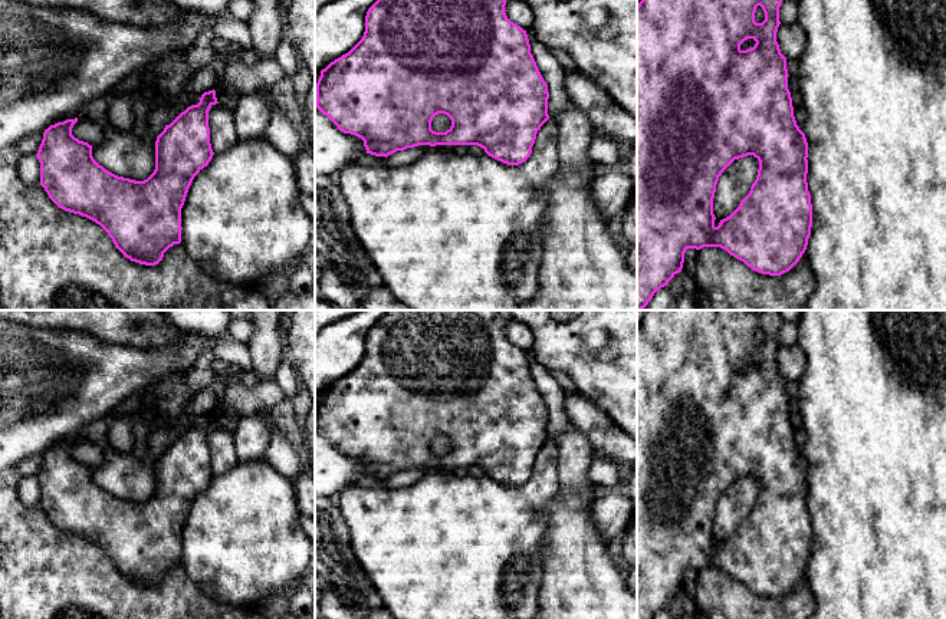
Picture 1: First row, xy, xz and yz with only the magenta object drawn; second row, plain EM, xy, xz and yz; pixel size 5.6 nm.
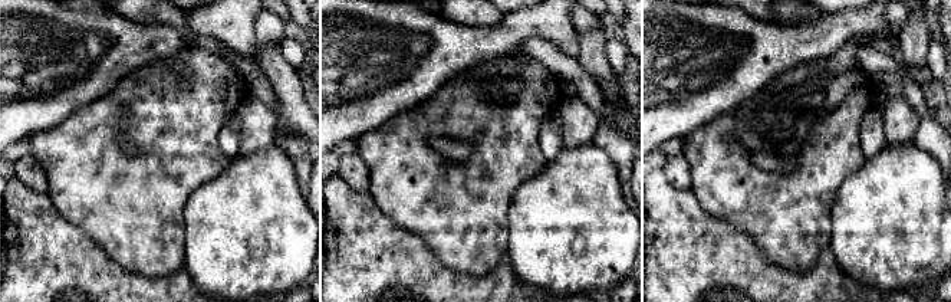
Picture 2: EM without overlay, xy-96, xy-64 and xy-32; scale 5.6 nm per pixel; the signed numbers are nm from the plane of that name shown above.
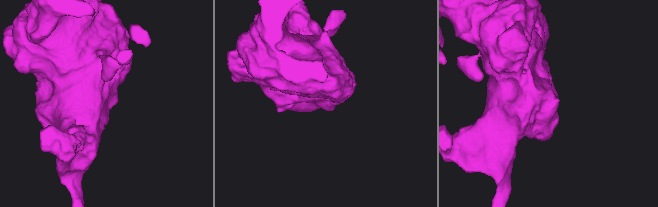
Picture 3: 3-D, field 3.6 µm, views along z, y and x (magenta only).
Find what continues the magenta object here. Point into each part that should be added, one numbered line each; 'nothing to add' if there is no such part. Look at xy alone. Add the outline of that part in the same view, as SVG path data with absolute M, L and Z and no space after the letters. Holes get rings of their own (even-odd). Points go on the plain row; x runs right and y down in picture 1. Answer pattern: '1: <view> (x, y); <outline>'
nothing to add

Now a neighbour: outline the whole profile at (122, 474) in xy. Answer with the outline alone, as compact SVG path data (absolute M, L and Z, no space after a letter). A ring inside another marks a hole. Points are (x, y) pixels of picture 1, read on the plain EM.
M111 445L104 448L104 455L104 464L92 468L92 478L99 487L135 503L144 503L154 494L157 460L152 455L138 458Z

